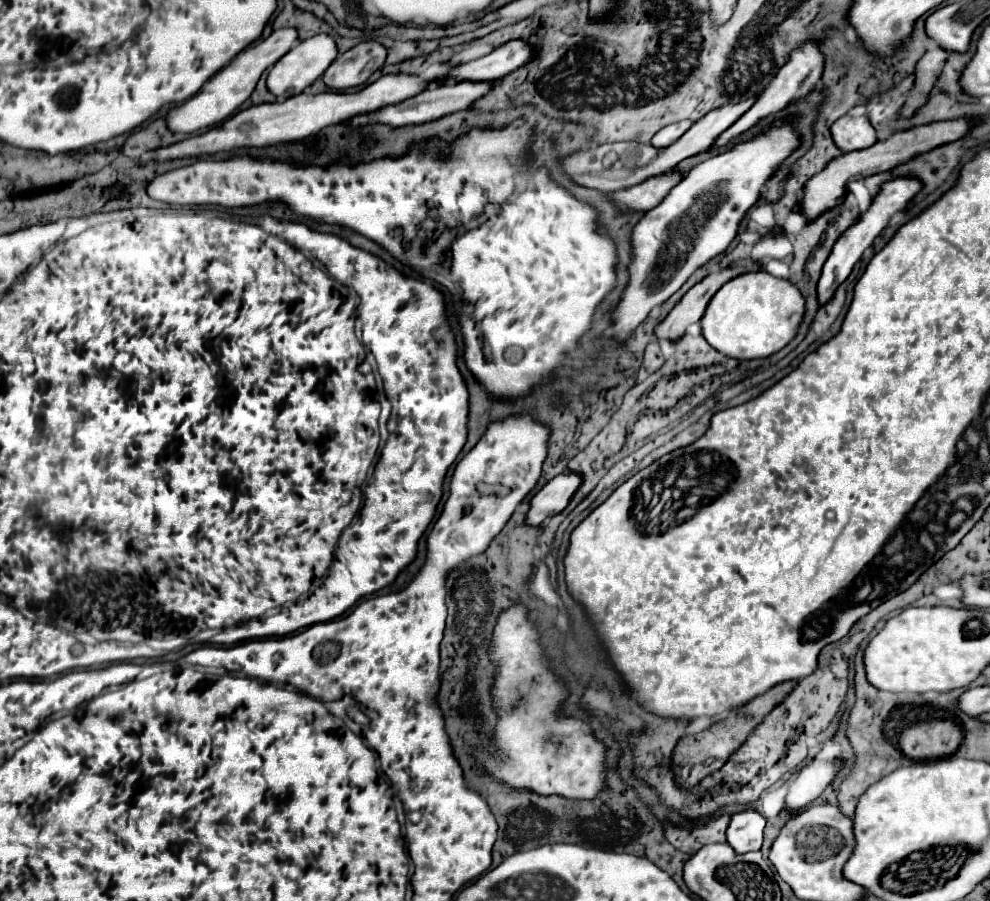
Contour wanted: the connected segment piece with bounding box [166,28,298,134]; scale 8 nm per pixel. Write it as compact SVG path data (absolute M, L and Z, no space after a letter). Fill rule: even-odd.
M282 28L282 30L274 30L266 40L244 48L226 68L222 68L216 76L212 76L198 94L194 94L190 100L186 100L184 104L170 110L170 114L166 118L168 128L172 128L174 132L192 134L200 128L210 128L210 126L216 126L216 124L224 122L226 118L230 118L250 98L262 72L266 68L274 66L296 44L296 40L298 40L296 28Z

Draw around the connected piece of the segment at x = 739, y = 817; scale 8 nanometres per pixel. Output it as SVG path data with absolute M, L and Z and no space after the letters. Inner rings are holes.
M754 810L738 812L732 816L730 826L726 830L728 844L734 848L736 854L744 854L750 850L760 850L762 846L762 830L764 830L764 816Z

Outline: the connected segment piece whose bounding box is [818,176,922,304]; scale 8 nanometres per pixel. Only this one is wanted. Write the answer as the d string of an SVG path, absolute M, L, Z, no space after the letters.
M898 176L898 178L892 178L892 180L880 184L880 188L878 188L878 192L876 192L876 196L872 198L870 206L858 216L858 220L856 220L856 222L838 238L838 242L834 244L832 254L828 256L828 260L826 260L826 264L824 264L822 278L820 278L820 282L818 282L818 300L820 300L820 304L824 304L824 302L828 302L828 300L832 298L834 290L850 276L850 272L852 272L854 264L860 260L862 252L872 246L874 238L888 226L890 218L892 218L896 212L900 212L902 208L906 208L906 204L908 204L920 190L922 190L922 182L920 182L918 178L912 178L912 176Z

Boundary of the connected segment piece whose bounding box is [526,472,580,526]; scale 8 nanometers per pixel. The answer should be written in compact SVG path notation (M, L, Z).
M560 474L554 480L550 480L540 492L536 492L530 500L530 510L526 514L528 526L540 526L546 518L560 514L576 488L580 486L580 476L576 474Z

